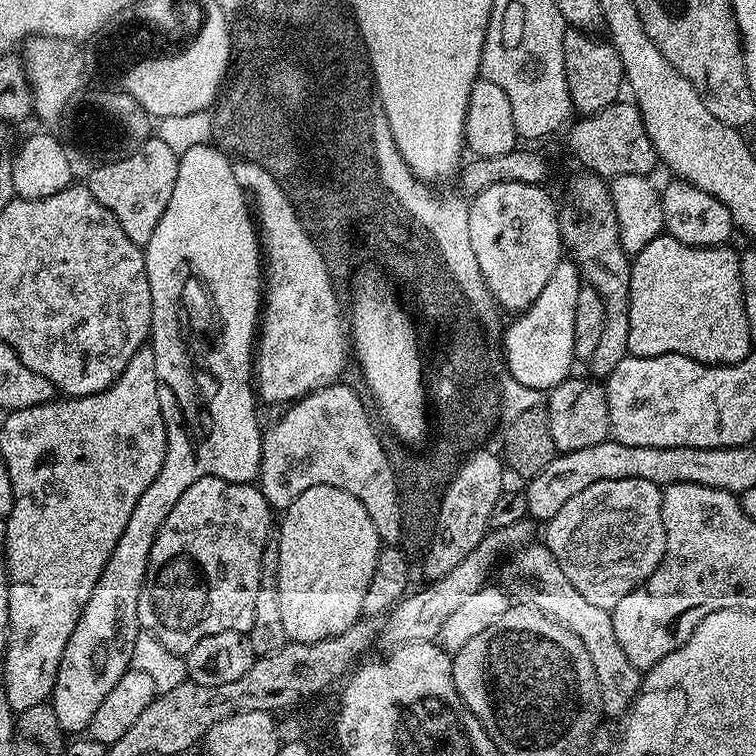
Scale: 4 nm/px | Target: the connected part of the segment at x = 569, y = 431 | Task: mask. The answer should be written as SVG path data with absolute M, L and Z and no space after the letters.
M573 374L547 393L550 434L557 453L583 450L609 439L612 427L607 387L599 379L585 376Z

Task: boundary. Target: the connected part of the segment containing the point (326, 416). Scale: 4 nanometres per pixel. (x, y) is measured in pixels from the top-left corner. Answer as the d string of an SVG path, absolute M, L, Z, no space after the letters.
M337 382L295 401L285 412L277 424L267 425L260 437L258 487L273 509L286 510L310 486L334 486L366 506L385 545L399 545L400 491L385 441L380 441L359 394Z

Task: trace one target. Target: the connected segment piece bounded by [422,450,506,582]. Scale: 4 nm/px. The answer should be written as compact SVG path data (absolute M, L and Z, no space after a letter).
M477 450L465 459L464 463L460 465L459 470L456 471L456 476L449 482L448 488L444 492L440 509L436 515L436 533L432 536L432 545L422 557L425 581L440 580L446 574L450 574L450 570L454 570L454 566L458 566L462 562L462 558L466 558L466 554L473 552L478 546L478 542L482 542L482 538L488 535L490 531L490 510L494 507L498 494L506 491L506 483L504 484L506 465L497 453L495 456L492 452L484 451Z

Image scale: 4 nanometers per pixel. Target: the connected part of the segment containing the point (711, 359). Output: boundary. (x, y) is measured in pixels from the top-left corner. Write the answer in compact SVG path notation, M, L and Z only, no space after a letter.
M662 234L631 257L629 353L682 354L703 364L737 364L754 351L740 281L740 252L732 246L699 248Z

